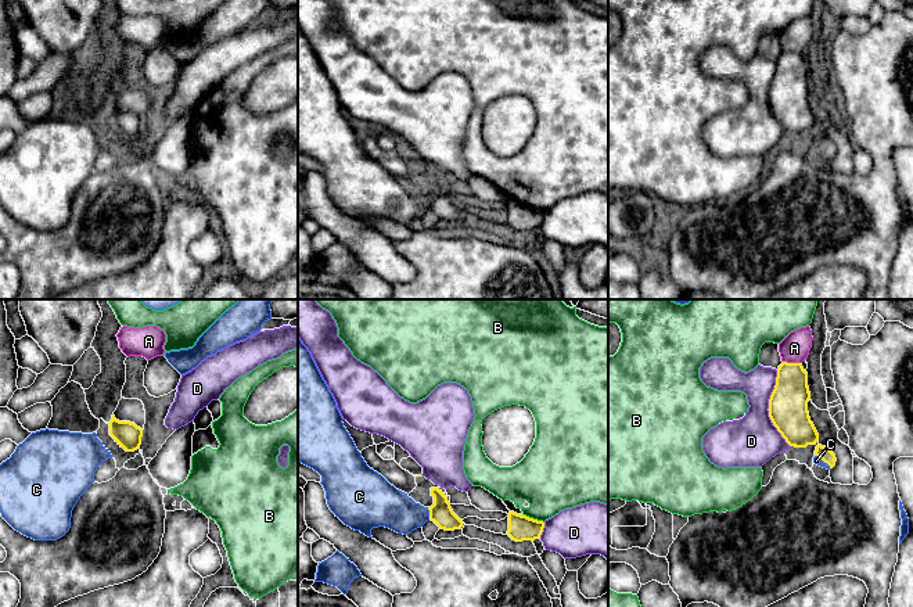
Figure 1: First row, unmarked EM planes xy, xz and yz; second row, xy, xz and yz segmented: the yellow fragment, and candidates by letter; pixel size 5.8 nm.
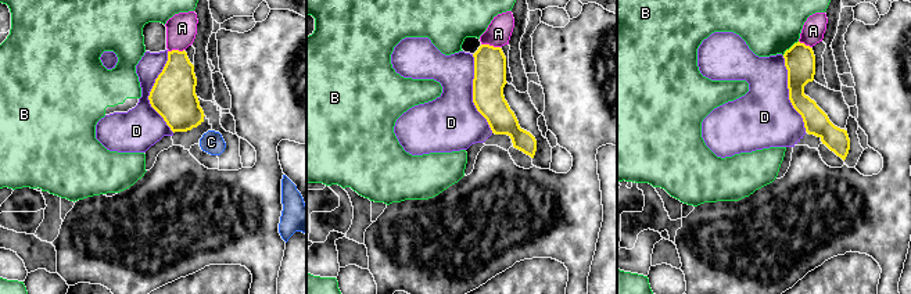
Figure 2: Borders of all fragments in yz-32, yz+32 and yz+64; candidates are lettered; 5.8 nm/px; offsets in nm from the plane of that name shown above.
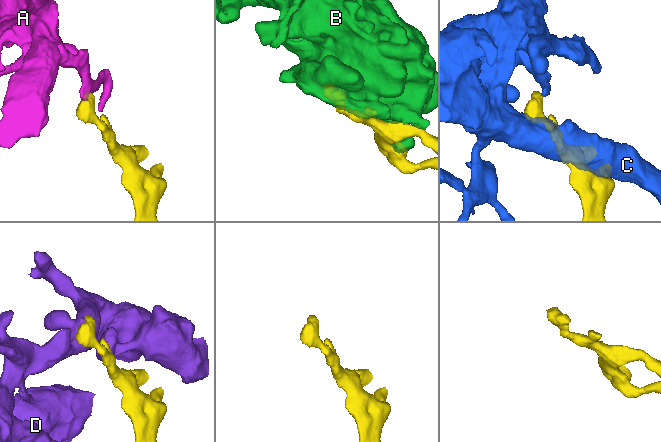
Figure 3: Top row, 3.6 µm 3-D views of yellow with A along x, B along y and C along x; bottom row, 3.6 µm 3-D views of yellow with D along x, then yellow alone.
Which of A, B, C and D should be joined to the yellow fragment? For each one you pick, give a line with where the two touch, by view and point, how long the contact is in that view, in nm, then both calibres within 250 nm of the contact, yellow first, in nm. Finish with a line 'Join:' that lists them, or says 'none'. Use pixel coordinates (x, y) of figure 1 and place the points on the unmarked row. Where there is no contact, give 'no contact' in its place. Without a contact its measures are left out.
C: contact yz (823, 150); length 130 nm; calibres 80 and 50 nm
Join: C

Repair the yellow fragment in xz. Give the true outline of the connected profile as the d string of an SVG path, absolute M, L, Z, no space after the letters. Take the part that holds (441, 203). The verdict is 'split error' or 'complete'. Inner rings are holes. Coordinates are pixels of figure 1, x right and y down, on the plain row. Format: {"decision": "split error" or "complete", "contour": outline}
{"decision": "split error", "contour": "M298 26L298 151L321 165L320 173L326 180L327 194L335 206L369 227L373 227L371 219L378 216L409 225L428 209L434 211L439 219L461 219L463 209L453 202L450 191L439 177L431 177L434 194L424 197L370 158L342 109L333 83L310 42Z"}

